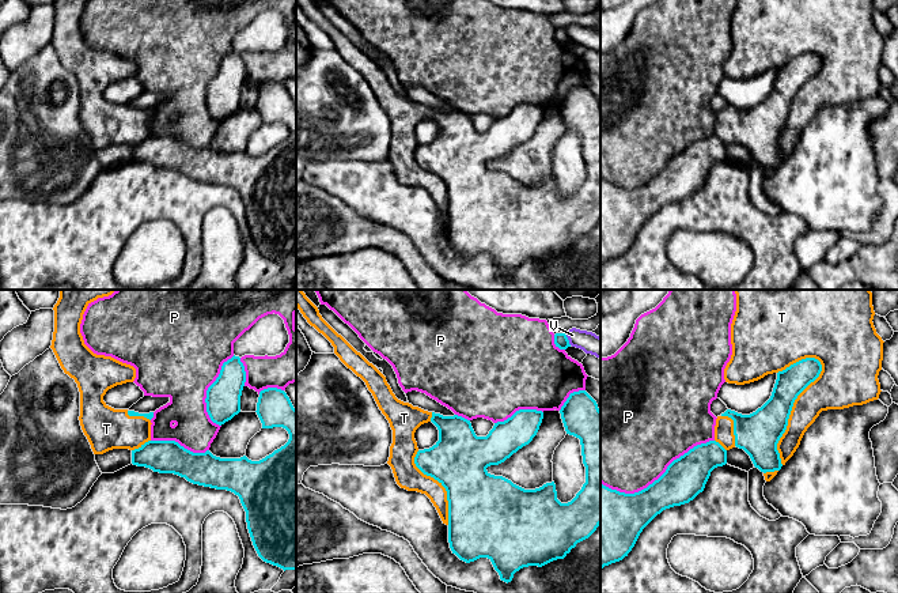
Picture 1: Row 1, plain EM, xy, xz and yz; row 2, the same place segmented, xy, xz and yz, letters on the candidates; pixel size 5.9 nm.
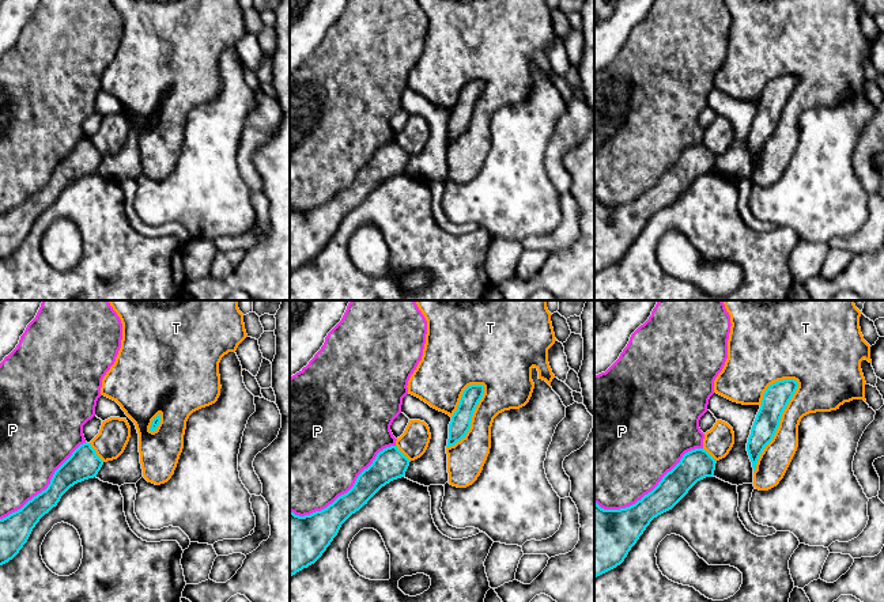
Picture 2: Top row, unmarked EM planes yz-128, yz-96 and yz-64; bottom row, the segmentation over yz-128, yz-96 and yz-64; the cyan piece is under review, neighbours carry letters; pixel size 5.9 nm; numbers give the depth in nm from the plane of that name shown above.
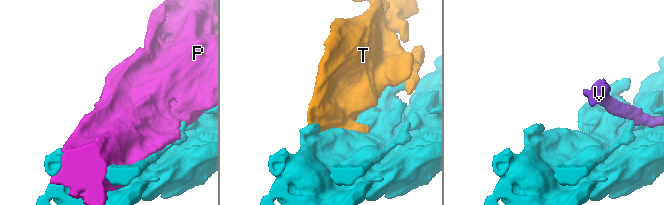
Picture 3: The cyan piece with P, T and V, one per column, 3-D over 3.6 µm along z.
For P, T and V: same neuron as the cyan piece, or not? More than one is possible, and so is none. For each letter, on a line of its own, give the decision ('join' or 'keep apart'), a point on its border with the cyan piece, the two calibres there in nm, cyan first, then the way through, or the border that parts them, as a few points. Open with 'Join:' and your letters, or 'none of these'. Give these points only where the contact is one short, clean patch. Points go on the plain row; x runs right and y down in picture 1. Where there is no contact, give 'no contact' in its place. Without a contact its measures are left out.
Join: T
P: keep apart | yz (659, 173) | 240/500 nm
T: join | yz (791, 105) | 260/200 nm
V: keep apart | xz (567, 34) | 80/120 nm

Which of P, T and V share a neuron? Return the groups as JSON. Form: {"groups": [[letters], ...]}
{"groups": [["P"], ["T"], ["V"]]}

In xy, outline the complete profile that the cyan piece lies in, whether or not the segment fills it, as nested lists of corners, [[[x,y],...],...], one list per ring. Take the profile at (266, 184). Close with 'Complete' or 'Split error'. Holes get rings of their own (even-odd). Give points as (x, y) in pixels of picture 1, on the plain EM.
[[[54,0],[54,27],[50,44],[61,64],[75,75],[80,87],[80,121],[94,150],[113,144],[129,144],[132,159],[159,169],[174,169],[187,177],[216,185],[227,185],[239,192],[246,207],[247,224],[258,252],[273,261],[296,265],[296,105],[287,88],[277,83],[259,87],[257,110],[262,124],[283,122],[289,135],[280,144],[259,156],[246,151],[220,154],[209,146],[193,148],[175,136],[152,136],[154,107],[139,109],[114,105],[103,97],[106,87],[117,80],[133,78],[136,64],[111,52],[94,49],[83,35],[80,19],[88,0]]]. Split error

